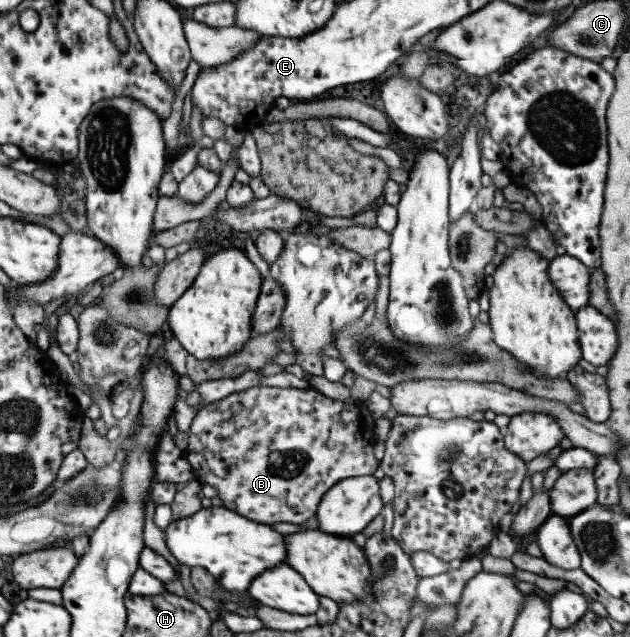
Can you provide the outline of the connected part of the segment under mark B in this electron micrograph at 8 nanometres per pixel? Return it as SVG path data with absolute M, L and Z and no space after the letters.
M254 386L244 391L233 393L216 403L207 403L202 410L192 420L188 430L188 445L184 450L185 458L192 466L193 479L198 480L201 484L212 485L217 489L217 496L220 497L225 508L243 515L246 519L264 524L273 523L294 523L302 525L315 517L318 511L318 504L323 495L331 490L341 479L360 477L363 475L374 475L379 466L379 460L374 457L372 450L377 442L373 435L375 418L364 401L354 400L353 404L337 401L325 396L315 387L307 389L293 387L269 387Z

